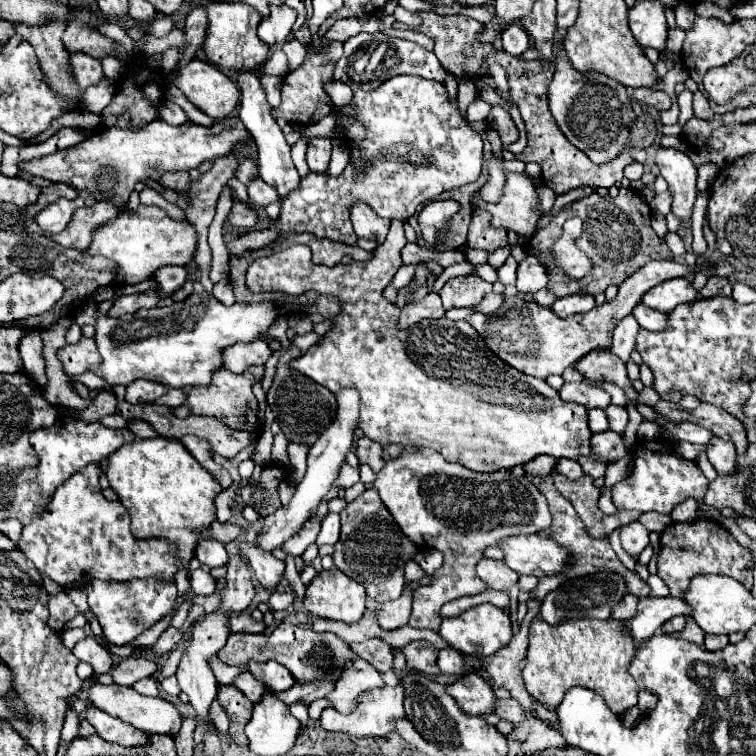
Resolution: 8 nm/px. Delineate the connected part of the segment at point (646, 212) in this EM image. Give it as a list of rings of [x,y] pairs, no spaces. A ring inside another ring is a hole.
[[[619,186],[619,194],[615,198],[611,196],[601,196],[597,192],[567,204],[565,208],[561,208],[551,222],[541,228],[533,240],[527,244],[527,252],[535,254],[541,258],[541,262],[547,266],[549,270],[549,286],[547,290],[551,290],[557,298],[569,296],[569,294],[599,294],[605,292],[605,288],[609,284],[621,284],[625,282],[633,272],[637,272],[641,266],[645,266],[651,260],[673,260],[671,250],[667,248],[667,244],[663,244],[663,240],[653,232],[651,228],[651,208],[649,204],[641,198],[639,192],[635,192],[633,188],[623,188]],[[569,218],[581,218],[583,220],[583,234],[577,238],[577,248],[581,252],[587,254],[587,258],[591,260],[593,268],[587,276],[573,280],[569,276],[563,274],[561,268],[557,268],[555,260],[553,260],[553,242],[561,236],[561,226],[565,220]]]

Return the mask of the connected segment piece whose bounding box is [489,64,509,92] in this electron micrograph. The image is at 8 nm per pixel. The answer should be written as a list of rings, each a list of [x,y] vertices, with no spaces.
[[[491,64],[489,70],[491,70],[491,76],[493,76],[495,84],[497,84],[503,92],[509,92],[509,88],[507,88],[507,80],[505,80],[505,70],[503,70],[499,64]]]

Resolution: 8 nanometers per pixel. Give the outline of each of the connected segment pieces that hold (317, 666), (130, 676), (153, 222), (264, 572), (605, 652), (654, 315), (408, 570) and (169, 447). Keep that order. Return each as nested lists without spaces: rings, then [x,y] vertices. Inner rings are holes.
[[[283,622],[269,636],[265,636],[265,634],[231,634],[225,648],[219,650],[217,656],[227,666],[247,666],[249,660],[253,660],[253,662],[277,660],[301,684],[317,678],[319,674],[331,672],[335,668],[343,670],[349,660],[357,658],[357,654],[339,636],[335,636],[331,632],[317,634],[311,628],[301,628],[301,626],[295,626],[295,624],[289,624],[289,622]]]
[[[131,656],[127,660],[121,660],[121,664],[111,670],[111,676],[113,676],[113,682],[117,686],[133,686],[137,680],[147,678],[147,676],[151,676],[155,672],[157,672],[155,662]]]
[[[139,206],[139,210],[135,214],[119,212],[119,216],[115,220],[99,226],[93,234],[93,242],[91,242],[87,252],[89,254],[103,254],[103,256],[117,262],[119,270],[117,270],[115,284],[137,284],[137,282],[143,282],[143,280],[151,278],[153,272],[161,266],[169,266],[169,264],[187,266],[191,262],[189,256],[193,256],[195,250],[197,250],[197,232],[195,232],[195,226],[189,220],[173,220],[159,206]]]
[[[245,542],[241,546],[241,554],[247,558],[249,566],[255,572],[255,578],[265,590],[275,590],[285,572],[285,562],[277,560],[273,554],[259,550],[253,542]]]
[[[533,620],[529,628],[527,666],[523,682],[533,700],[547,710],[557,710],[565,692],[581,686],[597,692],[609,710],[617,716],[637,704],[637,684],[627,674],[627,666],[635,656],[633,638],[625,634],[617,620],[565,620],[559,626],[549,626],[543,620]]]
[[[637,304],[637,308],[633,308],[633,316],[637,318],[639,326],[651,332],[661,332],[665,330],[665,314],[647,308],[645,304]]]
[[[413,560],[407,561],[404,566],[404,576],[407,581],[417,581],[424,577],[421,567]]]
[[[163,436],[141,440],[137,438],[131,444],[121,446],[117,452],[113,452],[107,460],[105,474],[109,478],[111,488],[119,494],[119,502],[127,508],[131,516],[131,532],[135,538],[153,538],[153,536],[165,536],[171,542],[177,544],[177,558],[181,560],[181,568],[175,576],[177,584],[177,600],[173,612],[179,610],[179,606],[189,600],[189,578],[187,578],[187,564],[195,556],[195,546],[199,542],[199,532],[207,528],[215,520],[215,496],[221,492],[219,482],[187,452],[187,448],[179,440],[169,440]]]

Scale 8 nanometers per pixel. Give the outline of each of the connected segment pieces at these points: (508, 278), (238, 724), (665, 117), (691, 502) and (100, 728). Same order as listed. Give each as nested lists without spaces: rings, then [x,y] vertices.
[[[509,256],[507,260],[505,260],[505,264],[497,270],[499,272],[499,280],[507,286],[507,284],[515,284],[515,272],[517,272],[517,262],[515,262],[515,258],[513,256]]]
[[[223,686],[219,688],[217,694],[219,704],[227,712],[229,718],[229,736],[239,744],[247,746],[247,736],[245,736],[245,724],[249,722],[249,716],[253,712],[253,704],[235,688],[235,686]]]
[[[675,100],[670,109],[660,112],[659,121],[663,125],[674,125],[678,123],[680,110]]]
[[[688,498],[685,502],[677,505],[671,512],[670,517],[673,523],[690,522],[696,519],[697,500]]]
[[[95,706],[87,708],[85,718],[97,730],[97,734],[107,742],[115,742],[121,746],[141,746],[141,744],[149,742],[149,736],[145,732],[133,728],[131,724],[127,724],[123,720],[109,716],[107,712],[103,712]]]

